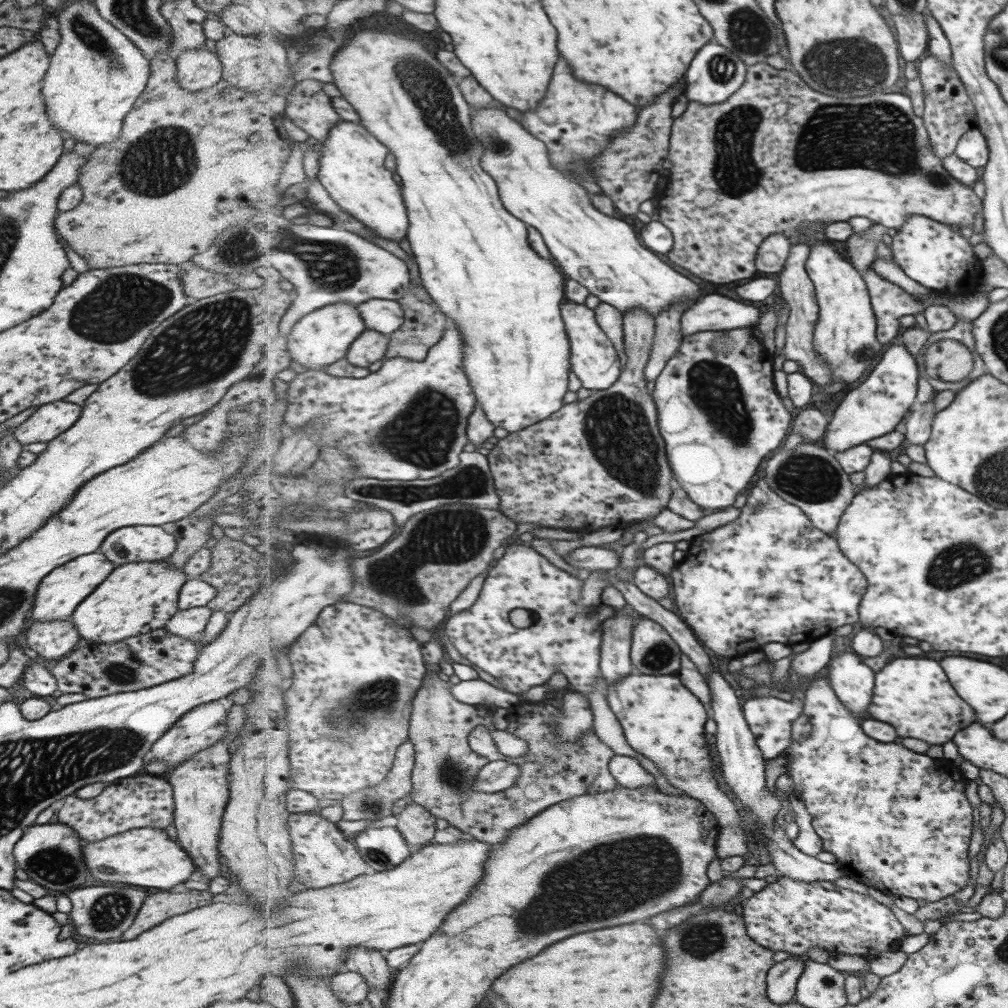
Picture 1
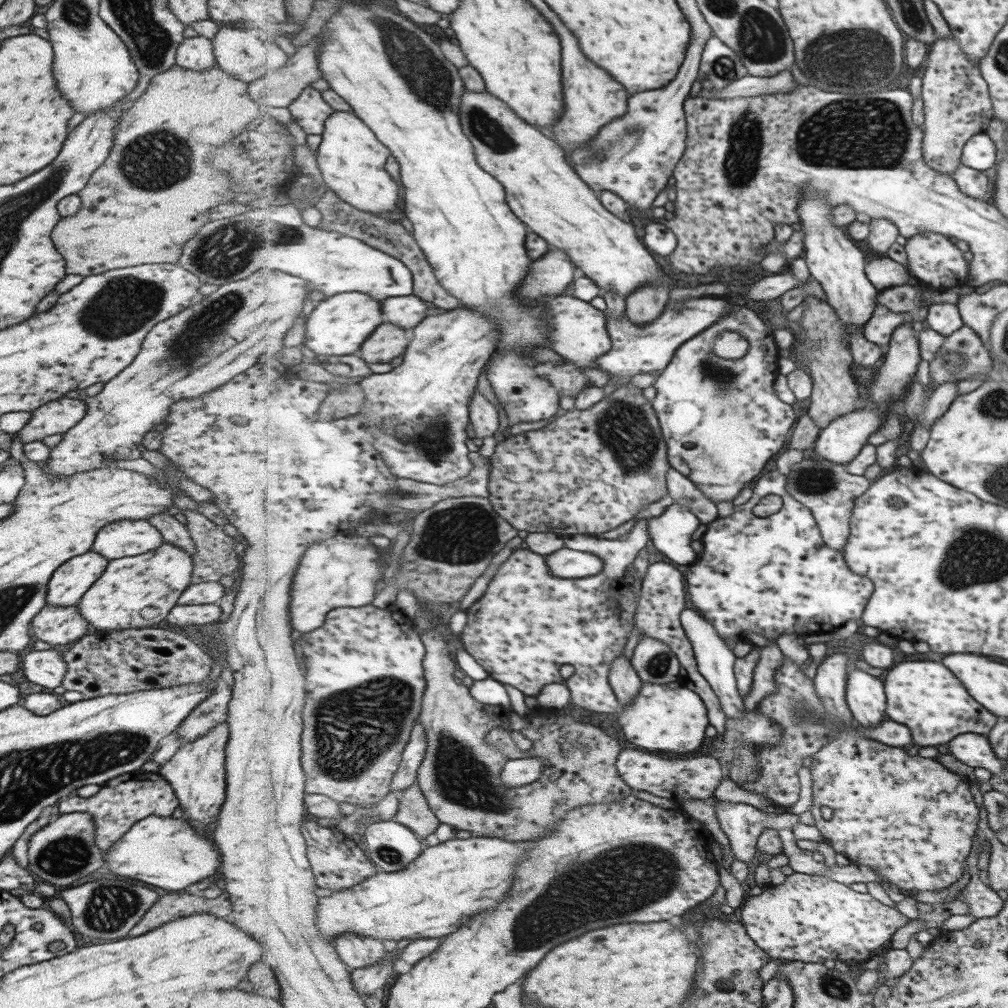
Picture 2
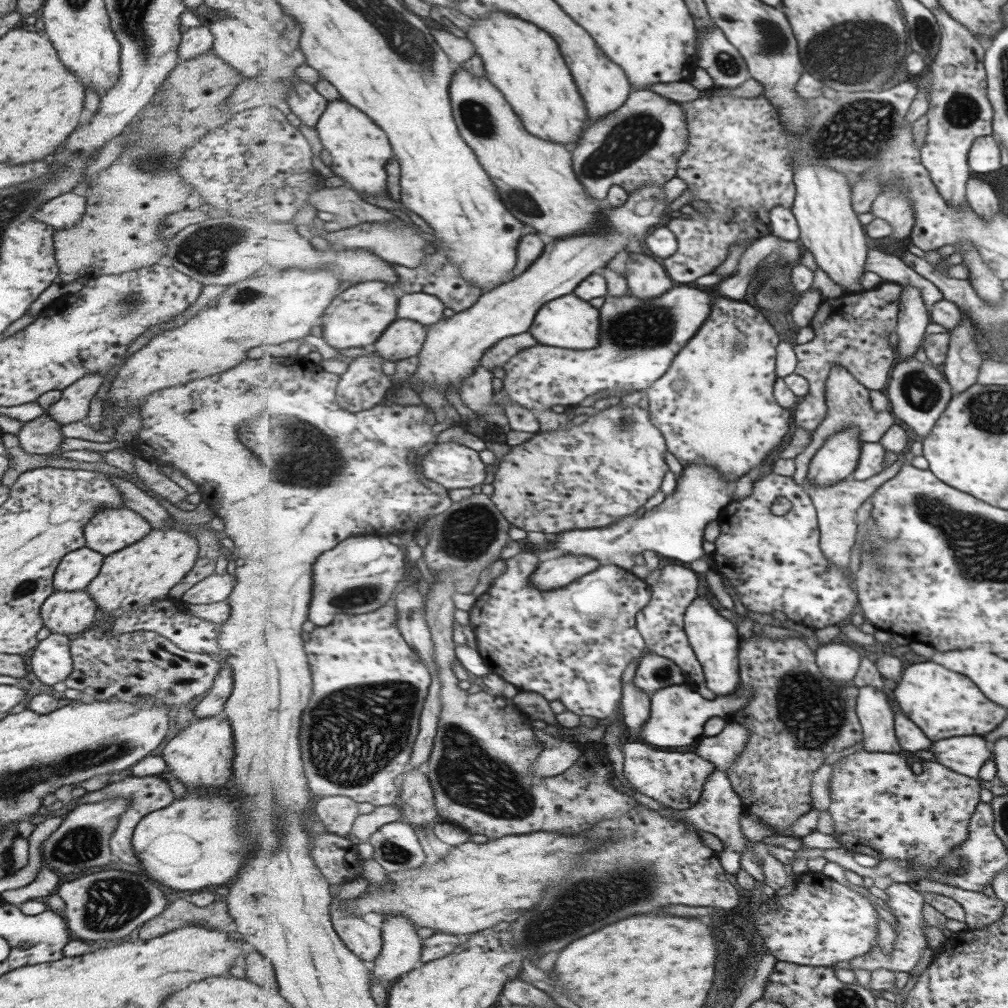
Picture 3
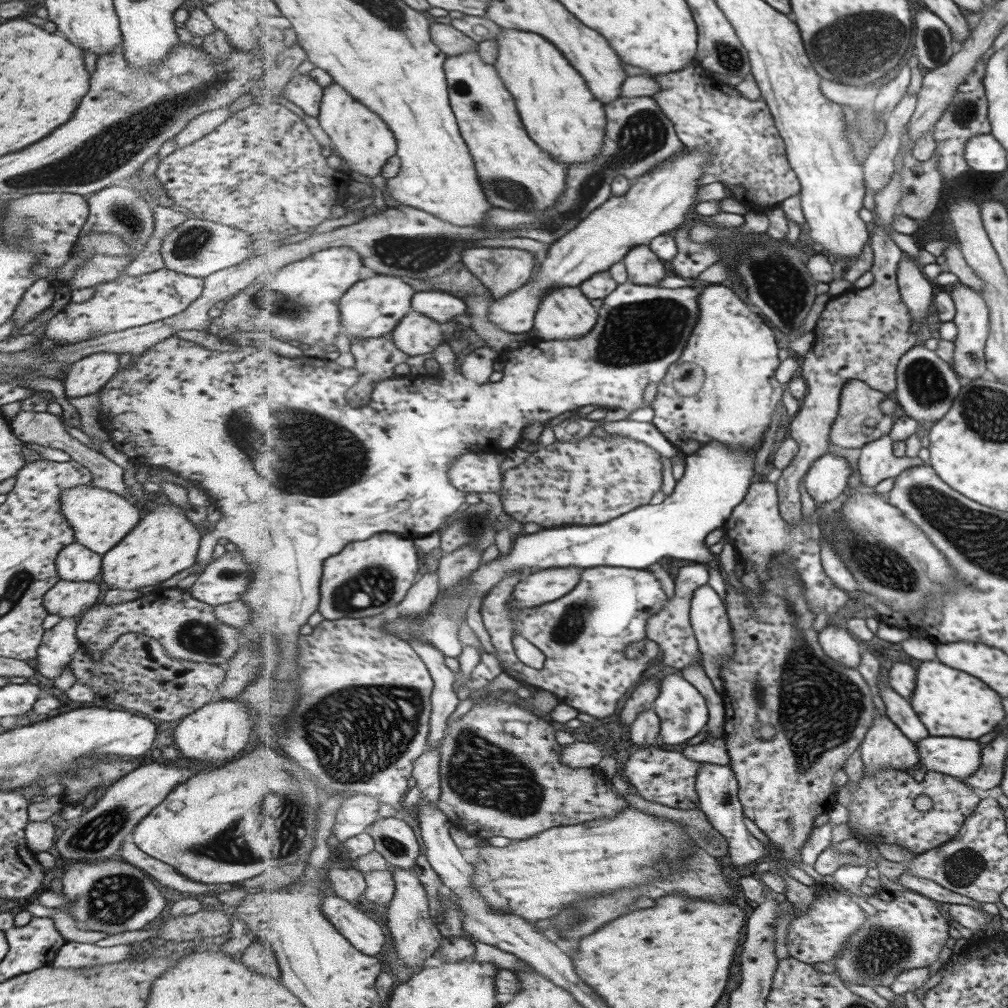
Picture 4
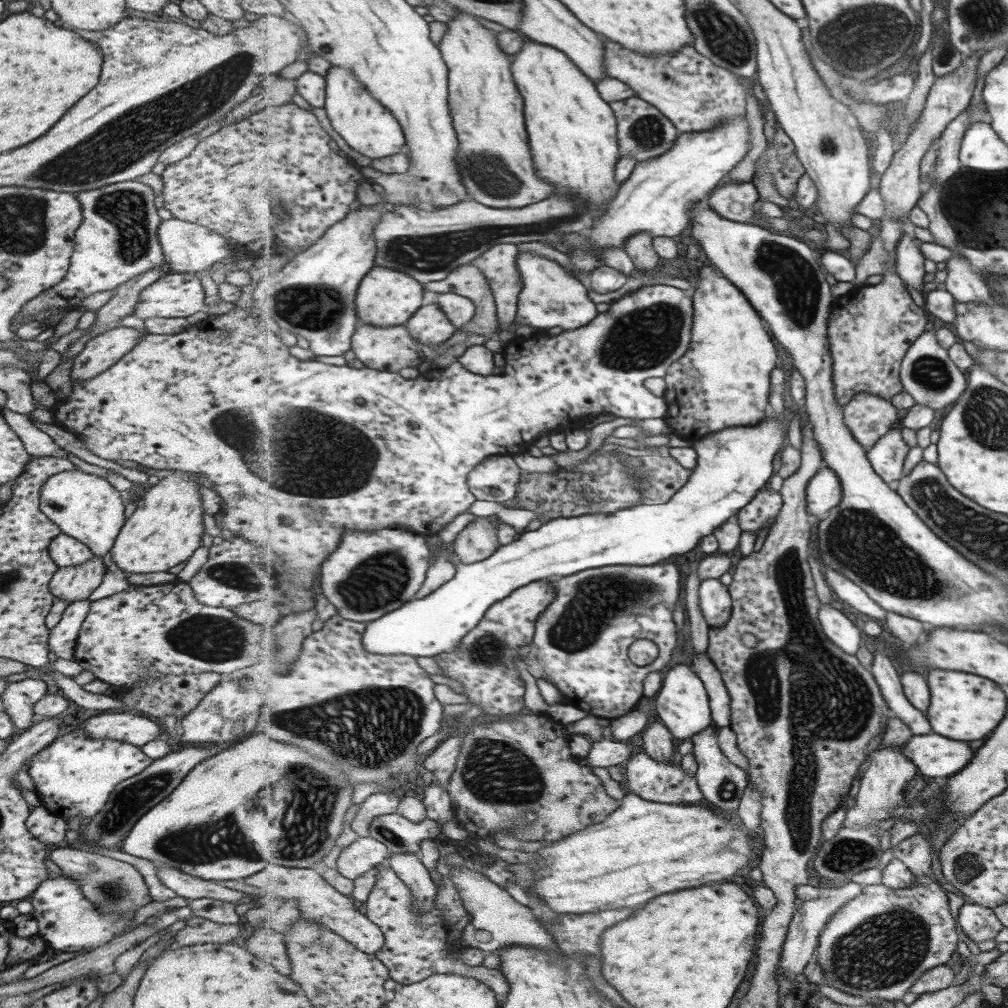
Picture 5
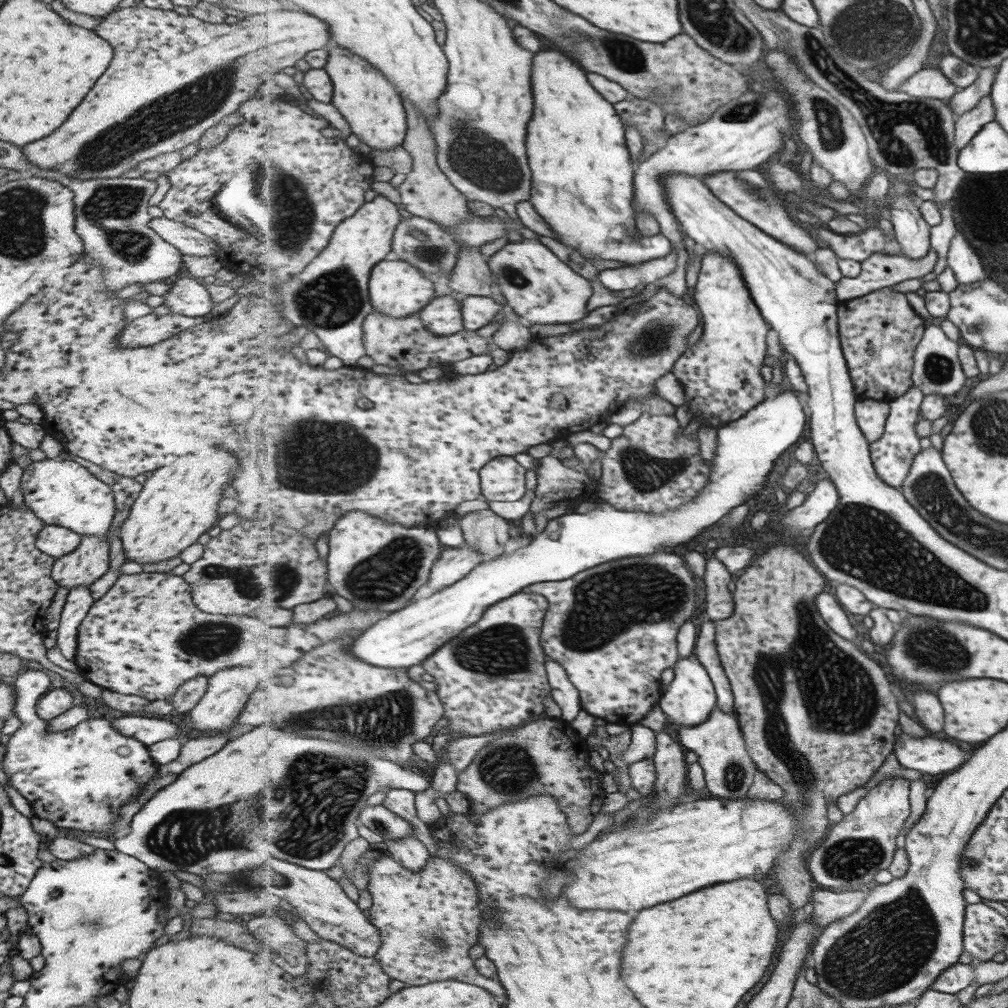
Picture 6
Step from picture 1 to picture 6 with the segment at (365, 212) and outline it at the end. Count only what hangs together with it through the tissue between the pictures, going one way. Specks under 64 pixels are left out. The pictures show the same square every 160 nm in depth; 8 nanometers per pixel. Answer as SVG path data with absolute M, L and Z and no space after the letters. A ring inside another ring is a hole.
M331 44L328 53L325 70L334 82L332 104L345 118L351 132L372 150L387 150L403 144L408 131L408 114L400 92L388 76L351 49Z

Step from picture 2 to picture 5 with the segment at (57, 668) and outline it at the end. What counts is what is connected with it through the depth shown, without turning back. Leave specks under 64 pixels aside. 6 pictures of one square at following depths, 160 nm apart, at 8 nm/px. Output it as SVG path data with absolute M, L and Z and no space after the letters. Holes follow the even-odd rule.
M89 599L70 602L61 614L59 622L49 630L47 644L55 656L74 660L75 639L89 607Z

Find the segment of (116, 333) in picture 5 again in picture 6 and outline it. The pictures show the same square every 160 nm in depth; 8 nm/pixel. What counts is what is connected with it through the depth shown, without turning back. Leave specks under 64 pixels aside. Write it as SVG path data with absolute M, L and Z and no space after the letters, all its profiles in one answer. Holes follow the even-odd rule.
M171 313L163 316L147 314L129 320L116 341L120 347L147 347L203 321L203 317L191 318Z

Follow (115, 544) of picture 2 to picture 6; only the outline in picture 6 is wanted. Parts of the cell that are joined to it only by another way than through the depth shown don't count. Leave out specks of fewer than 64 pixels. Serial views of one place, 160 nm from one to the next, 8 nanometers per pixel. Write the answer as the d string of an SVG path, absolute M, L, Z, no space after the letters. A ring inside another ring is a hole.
M62 458L31 461L19 478L22 504L44 524L59 525L81 535L105 537L106 530L115 514L111 487L84 467Z

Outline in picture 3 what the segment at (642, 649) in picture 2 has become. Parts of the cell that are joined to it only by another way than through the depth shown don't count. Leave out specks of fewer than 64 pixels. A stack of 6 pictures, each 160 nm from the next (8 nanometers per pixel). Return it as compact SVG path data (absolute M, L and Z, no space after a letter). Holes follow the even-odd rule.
M653 651L641 657L633 681L650 694L662 688L688 683L684 670L674 660Z

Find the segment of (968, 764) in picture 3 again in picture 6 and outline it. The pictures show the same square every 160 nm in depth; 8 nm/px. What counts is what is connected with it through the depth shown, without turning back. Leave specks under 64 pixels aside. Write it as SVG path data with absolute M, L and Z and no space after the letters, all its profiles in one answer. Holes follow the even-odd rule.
M899 736L895 746L896 758L903 767L920 771L929 777L947 775L963 764L963 750L935 738Z

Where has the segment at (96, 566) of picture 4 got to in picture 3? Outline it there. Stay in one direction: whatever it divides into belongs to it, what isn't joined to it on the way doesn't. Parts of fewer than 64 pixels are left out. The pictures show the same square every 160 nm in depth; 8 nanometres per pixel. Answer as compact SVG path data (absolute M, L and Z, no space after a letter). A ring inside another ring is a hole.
M85 546L66 552L57 563L52 576L54 590L80 591L85 589L100 569L103 557Z

